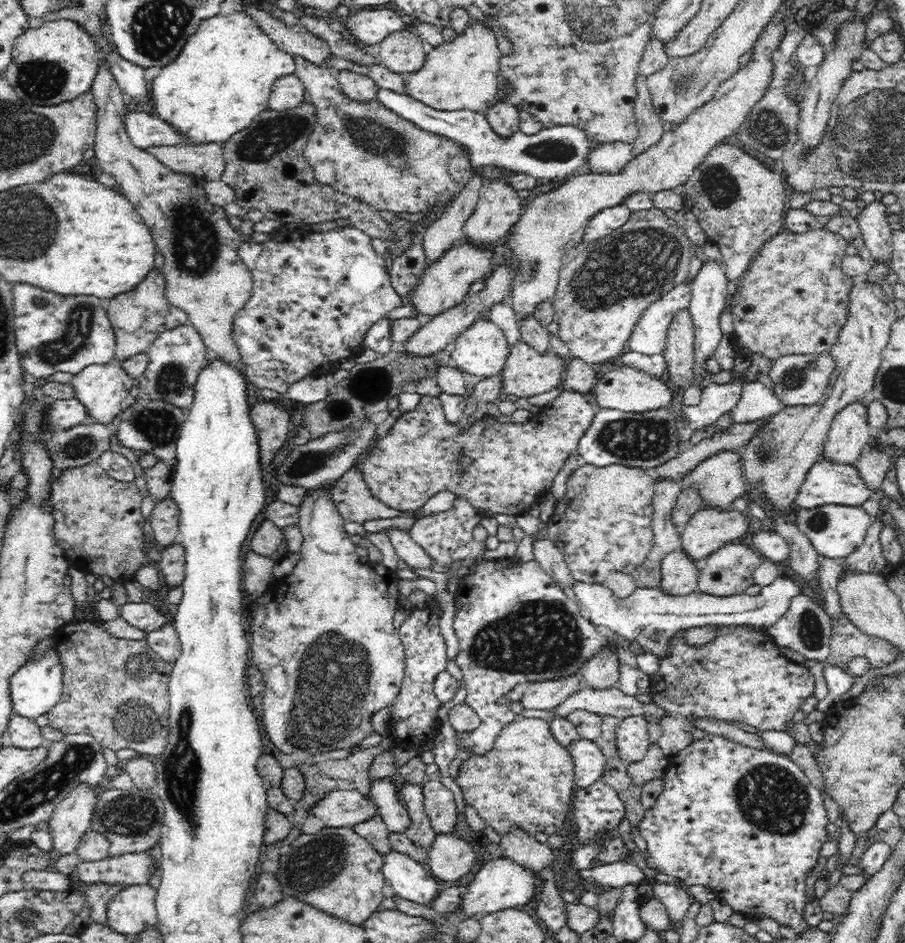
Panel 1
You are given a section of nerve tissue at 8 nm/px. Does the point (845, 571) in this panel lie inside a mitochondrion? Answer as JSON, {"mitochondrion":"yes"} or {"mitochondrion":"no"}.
{"mitochondrion":"no"}

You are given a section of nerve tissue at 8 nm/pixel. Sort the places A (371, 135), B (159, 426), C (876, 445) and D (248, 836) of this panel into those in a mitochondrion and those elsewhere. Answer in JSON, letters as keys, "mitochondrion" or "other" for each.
{"A":"mitochondrion","B":"mitochondrion","C":"other","D":"other"}

